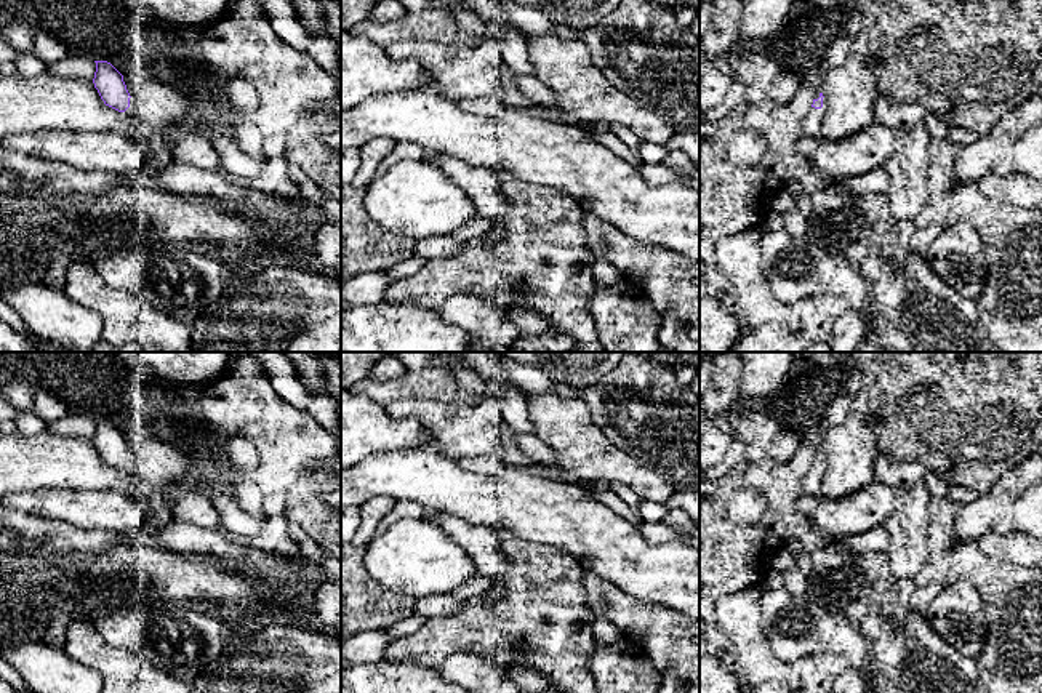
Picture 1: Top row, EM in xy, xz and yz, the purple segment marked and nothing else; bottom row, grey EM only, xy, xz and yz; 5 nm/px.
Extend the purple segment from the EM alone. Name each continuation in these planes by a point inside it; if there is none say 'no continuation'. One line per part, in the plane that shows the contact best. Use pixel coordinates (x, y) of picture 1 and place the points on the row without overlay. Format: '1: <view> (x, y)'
1: yz (812, 480)

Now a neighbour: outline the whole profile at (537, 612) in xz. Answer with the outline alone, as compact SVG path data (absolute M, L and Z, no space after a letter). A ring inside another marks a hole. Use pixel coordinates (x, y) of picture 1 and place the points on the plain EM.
M499 533L499 552L506 560L506 573L495 579L488 592L464 600L459 610L447 616L429 619L407 637L394 639L383 659L415 659L426 666L440 666L455 651L503 658L509 666L520 659L549 679L549 690L597 693L589 672L595 642L584 567L562 549L528 543L507 533Z

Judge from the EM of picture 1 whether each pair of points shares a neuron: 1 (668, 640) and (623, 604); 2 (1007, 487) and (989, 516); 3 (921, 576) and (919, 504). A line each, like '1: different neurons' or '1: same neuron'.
1: same neuron
2: same neuron
3: different neurons

